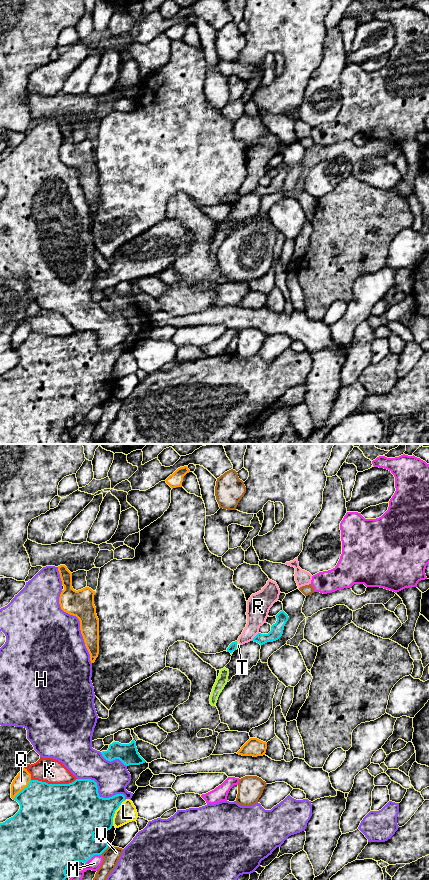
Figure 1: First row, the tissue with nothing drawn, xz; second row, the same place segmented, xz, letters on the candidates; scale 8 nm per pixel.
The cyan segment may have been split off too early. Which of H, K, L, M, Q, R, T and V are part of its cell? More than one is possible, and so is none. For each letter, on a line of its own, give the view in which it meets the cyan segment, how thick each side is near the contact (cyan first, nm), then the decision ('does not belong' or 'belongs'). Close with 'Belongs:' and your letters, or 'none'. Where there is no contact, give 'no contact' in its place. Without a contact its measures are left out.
H: contact in xz; calibres 480 and 260 nm; does not belong
K: contact in xz; calibres 500 and 200 nm; does not belong
L: contact in xz; calibres 360 and 150 nm; does not belong
M: contact in xz; calibres 420 and 100 nm; does not belong
Q: contact in xz; calibres 440 and 120 nm; does not belong
R: contact in xz; calibres 100 and 190 nm; does not belong
T: contact in xz; calibres 70 and 20 nm; does not belong
V: contact in xz; calibres 320 and 140 nm; does not belong
Belongs: none

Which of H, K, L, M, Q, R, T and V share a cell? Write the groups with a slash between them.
H / K / L / M / Q / R T / V

